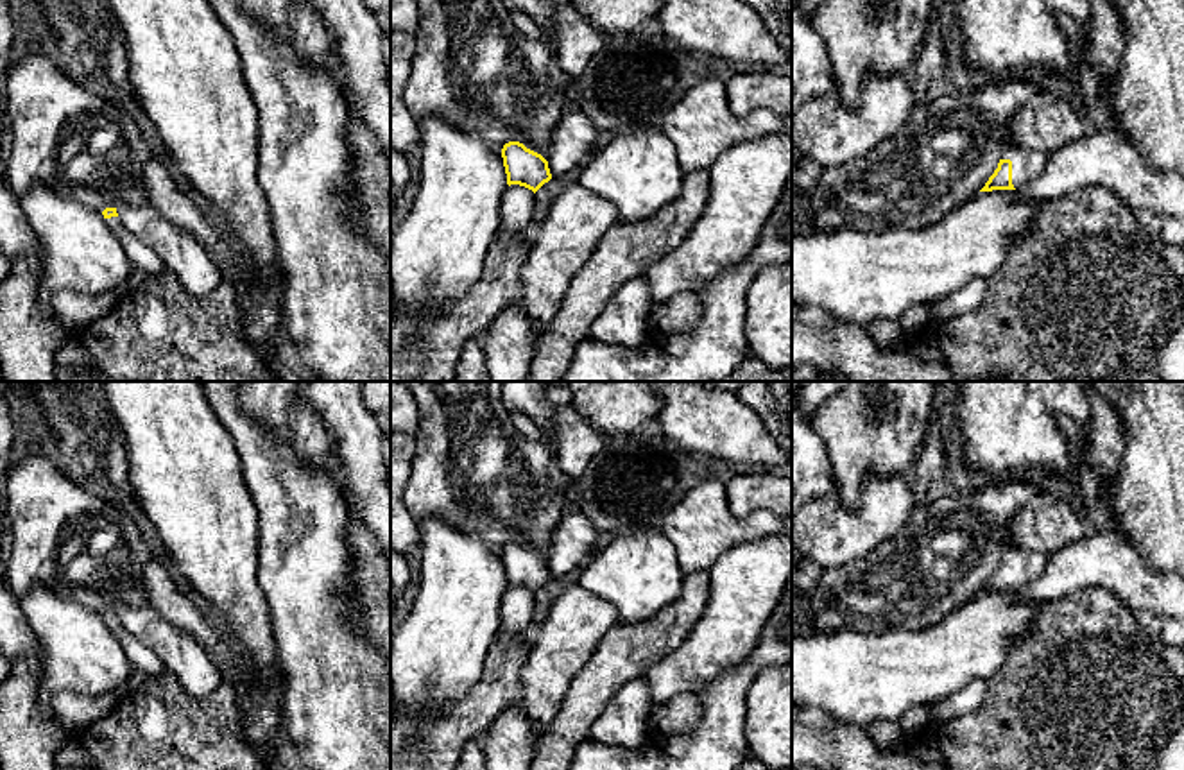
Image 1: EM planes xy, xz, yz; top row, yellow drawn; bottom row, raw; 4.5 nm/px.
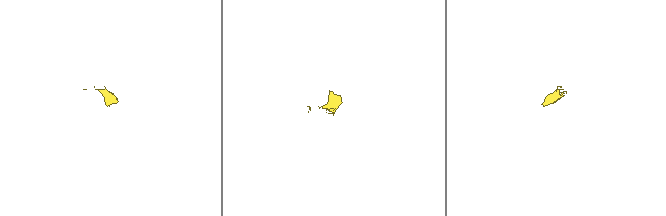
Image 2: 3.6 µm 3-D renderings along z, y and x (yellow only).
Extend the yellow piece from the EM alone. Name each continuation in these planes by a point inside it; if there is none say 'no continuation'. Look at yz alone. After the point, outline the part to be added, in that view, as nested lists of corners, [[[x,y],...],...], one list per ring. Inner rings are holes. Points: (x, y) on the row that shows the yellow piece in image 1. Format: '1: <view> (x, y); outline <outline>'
1: yz (1027, 165); outline [[[1005,147],[1001,159],[1012,161],[1012,184],[1021,190],[1044,172],[1048,156],[1032,149]]]

